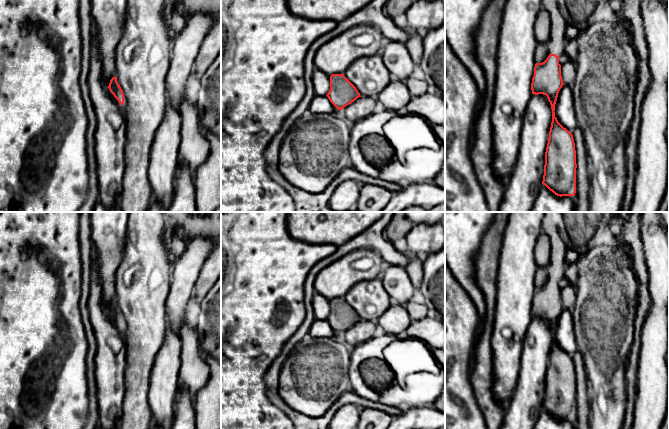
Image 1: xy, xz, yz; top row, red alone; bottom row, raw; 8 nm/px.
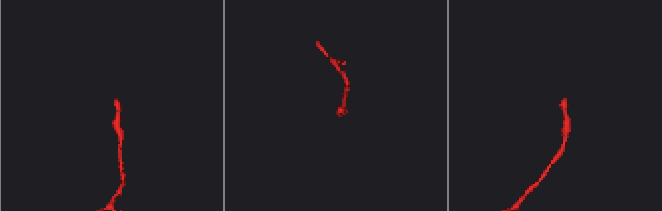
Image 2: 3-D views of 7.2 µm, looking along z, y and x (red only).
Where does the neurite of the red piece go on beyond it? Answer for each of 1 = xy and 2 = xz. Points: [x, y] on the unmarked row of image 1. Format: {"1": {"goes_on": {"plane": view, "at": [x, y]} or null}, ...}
{"1": {"goes_on": null}, "2": {"goes_on": null}}

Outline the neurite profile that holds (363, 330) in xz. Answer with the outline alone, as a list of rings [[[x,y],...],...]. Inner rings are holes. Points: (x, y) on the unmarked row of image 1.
[[[359,321],[341,334],[341,339],[351,345],[358,345],[374,337],[376,324],[371,321]]]

